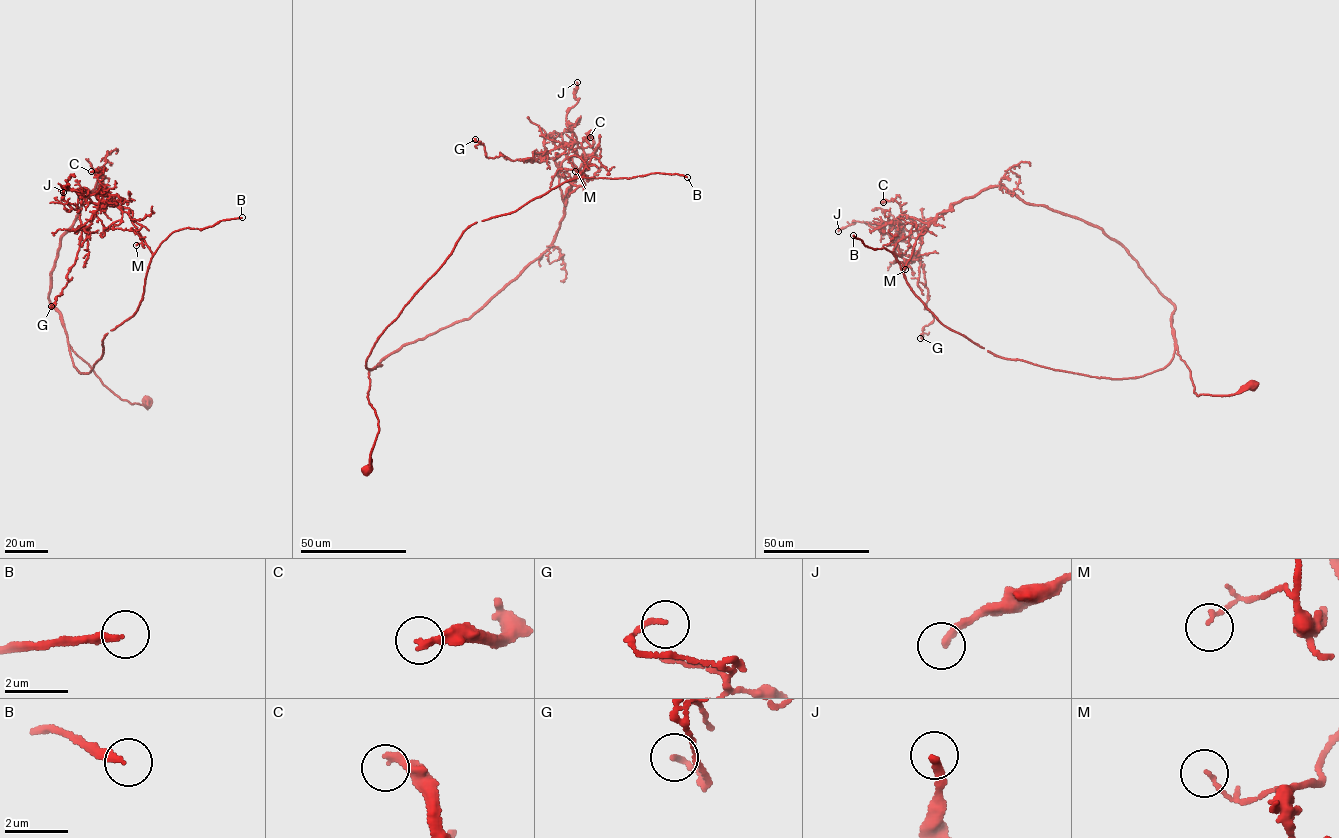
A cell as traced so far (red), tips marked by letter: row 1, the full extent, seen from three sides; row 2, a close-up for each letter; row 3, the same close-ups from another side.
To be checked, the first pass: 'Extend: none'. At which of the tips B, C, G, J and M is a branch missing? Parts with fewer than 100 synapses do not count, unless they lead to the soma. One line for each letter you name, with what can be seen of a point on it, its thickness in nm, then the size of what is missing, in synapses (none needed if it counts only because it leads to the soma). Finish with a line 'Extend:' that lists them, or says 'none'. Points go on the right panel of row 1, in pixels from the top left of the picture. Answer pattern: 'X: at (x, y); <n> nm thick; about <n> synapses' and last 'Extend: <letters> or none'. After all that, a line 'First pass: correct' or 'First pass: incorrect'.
B: at (853, 235); 240 nm thick; about 200 synapses
Extend: B
First pass: incorrect

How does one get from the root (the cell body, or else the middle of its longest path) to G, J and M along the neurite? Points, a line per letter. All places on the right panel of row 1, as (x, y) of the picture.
G: (1253, 385), (1196, 396), (1174, 305), (1128, 251), (1000, 186), (916, 227), (934, 318), (920, 338)
J: (1253, 385), (1196, 396), (1174, 305), (1128, 251), (1001, 187), (954, 202), (926, 230), (900, 217), (838, 231)
M: (1253, 385), (1196, 396), (1174, 305), (1128, 251), (1001, 187), (911, 231), (894, 255), (905, 269)

